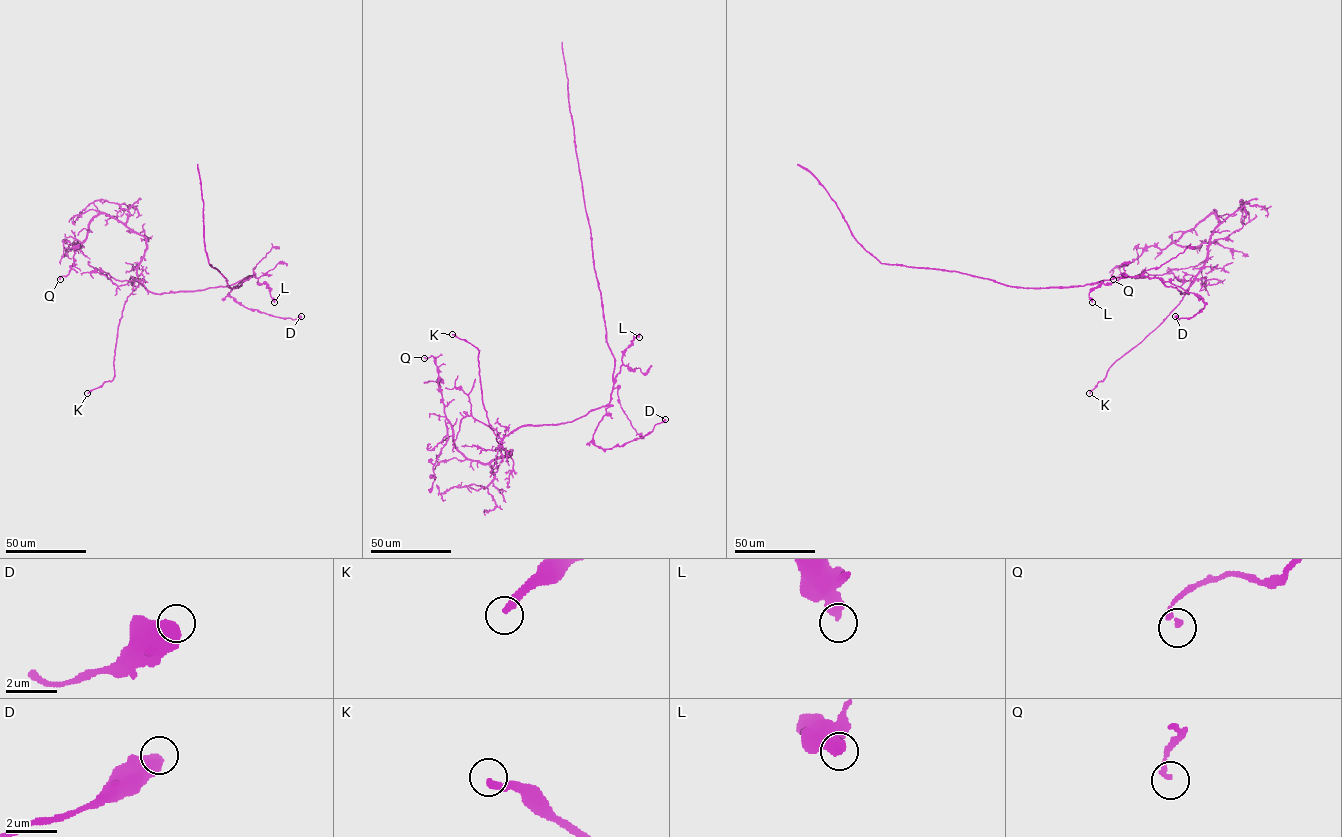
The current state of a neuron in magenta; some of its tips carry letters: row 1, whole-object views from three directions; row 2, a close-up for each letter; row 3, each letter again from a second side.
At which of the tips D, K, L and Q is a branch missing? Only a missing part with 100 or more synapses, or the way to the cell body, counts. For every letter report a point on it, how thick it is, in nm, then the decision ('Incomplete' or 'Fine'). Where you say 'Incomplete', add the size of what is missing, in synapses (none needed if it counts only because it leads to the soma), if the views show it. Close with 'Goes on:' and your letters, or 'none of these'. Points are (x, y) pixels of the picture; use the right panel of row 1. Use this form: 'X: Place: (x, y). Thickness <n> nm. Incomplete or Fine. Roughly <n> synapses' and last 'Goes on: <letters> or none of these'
D: Place: (1175, 316). Thickness 600 nm. Fine
K: Place: (1089, 393). Thickness 260 nm. Fine
L: Place: (1092, 302). Thickness 440 nm. Fine
Q: Place: (1113, 279). Thickness 170 nm. Fine
Goes on: none of these

